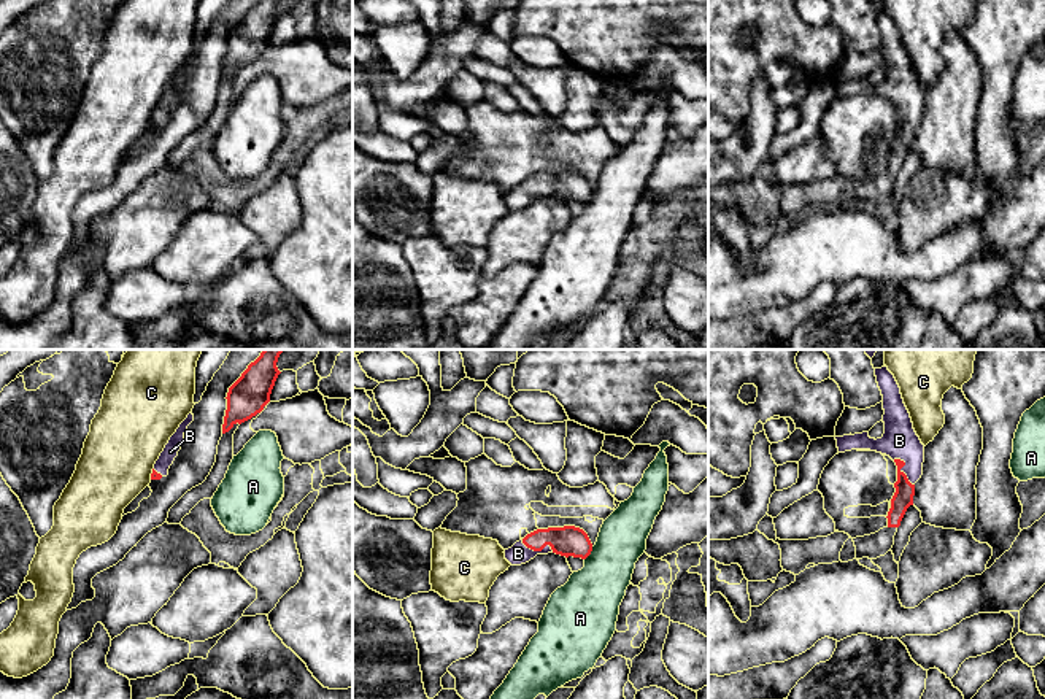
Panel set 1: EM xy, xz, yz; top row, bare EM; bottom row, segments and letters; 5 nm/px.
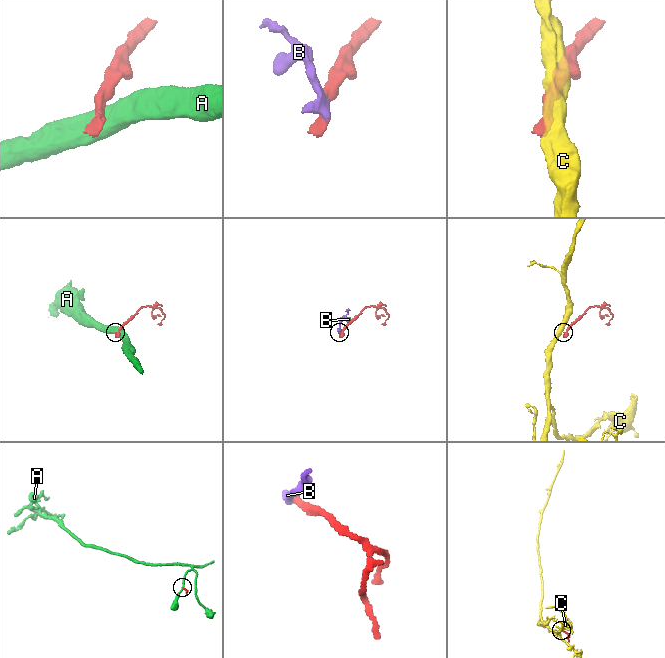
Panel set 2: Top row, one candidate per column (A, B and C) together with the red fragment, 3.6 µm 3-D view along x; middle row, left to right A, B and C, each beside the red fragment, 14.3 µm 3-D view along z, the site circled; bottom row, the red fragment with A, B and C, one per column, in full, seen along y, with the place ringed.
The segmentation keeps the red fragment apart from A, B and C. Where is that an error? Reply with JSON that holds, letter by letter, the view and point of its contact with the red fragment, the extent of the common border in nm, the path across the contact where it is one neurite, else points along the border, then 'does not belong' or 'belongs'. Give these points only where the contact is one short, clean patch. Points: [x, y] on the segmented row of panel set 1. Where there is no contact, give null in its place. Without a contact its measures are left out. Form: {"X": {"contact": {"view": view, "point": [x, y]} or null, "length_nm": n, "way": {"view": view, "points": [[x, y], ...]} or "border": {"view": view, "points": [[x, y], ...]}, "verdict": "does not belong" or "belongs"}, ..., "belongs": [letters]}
{"A": {"contact": {"view": "xz", "point": [589, 553]}, "length_nm": 80, "border": {"view": "xz", "points": [[593, 547], [585, 559]]}, "verdict": "does not belong"}, "B": {"contact": {"view": "xz", "point": [537, 550]}, "length_nm": 180, "way": {"view": "xz", "points": [[569, 540], [547, 540], [537, 550], [518, 553]]}, "verdict": "belongs"}, "C": {"contact": {"view": "xy", "point": [151, 474]}, "length_nm": 70, "border": {"view": "xy", "points": [[153, 467], [150, 478]]}, "verdict": "does not belong"}, "belongs": ["B"]}

